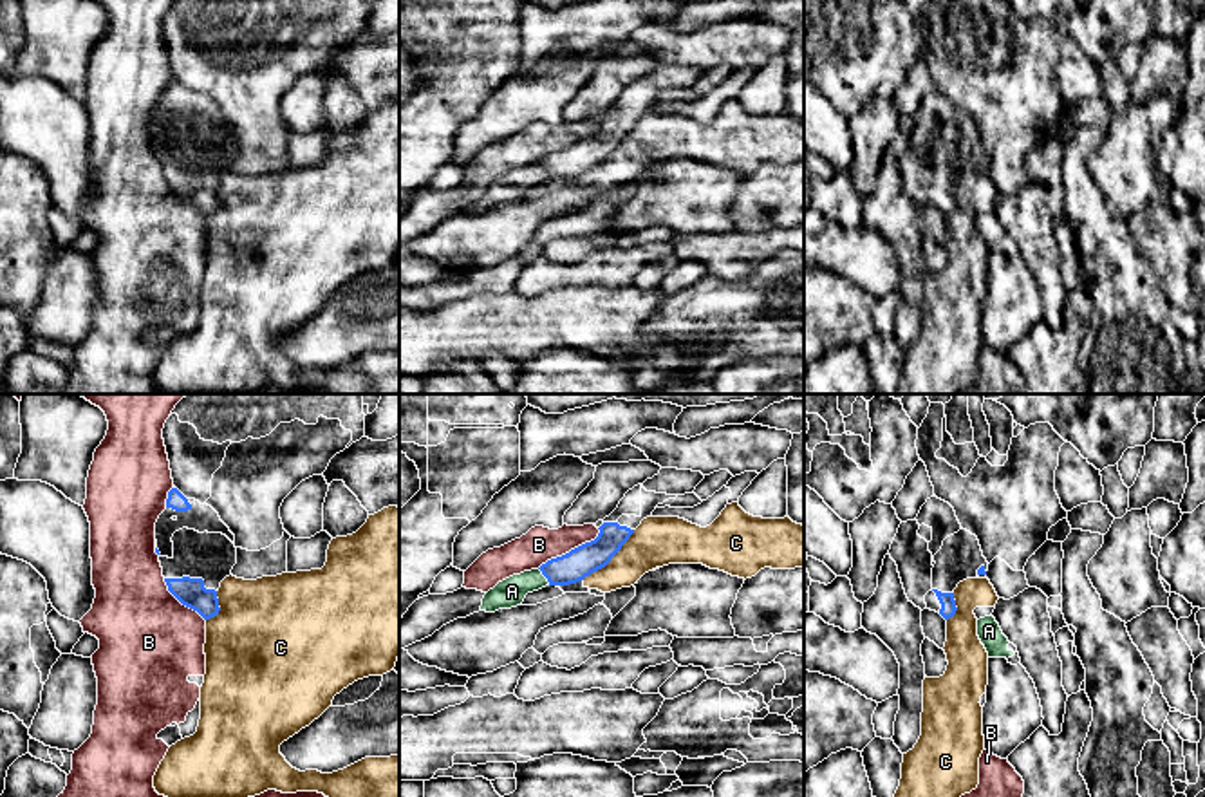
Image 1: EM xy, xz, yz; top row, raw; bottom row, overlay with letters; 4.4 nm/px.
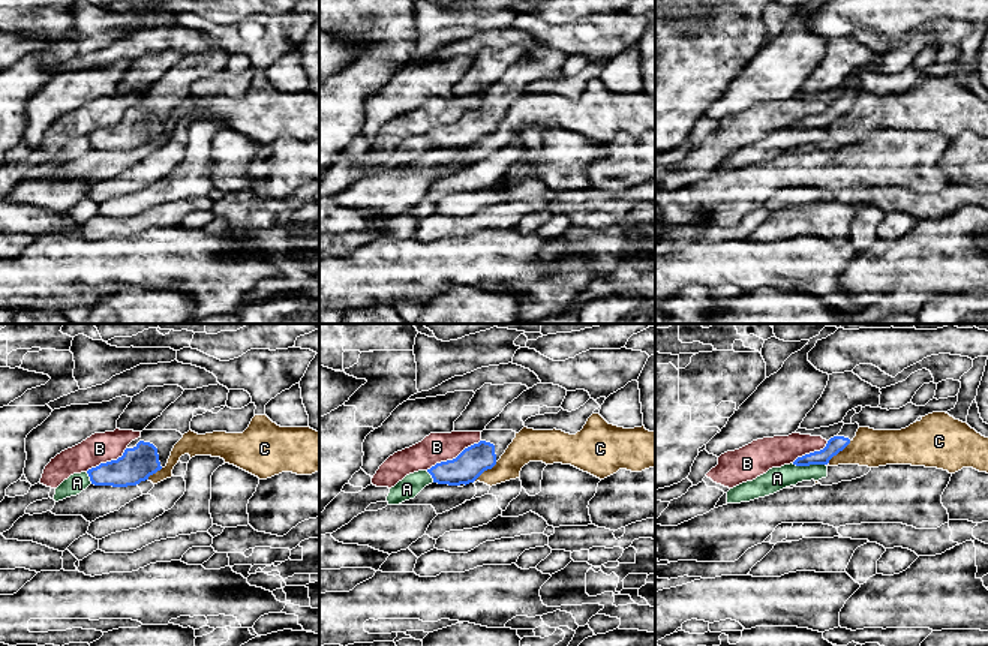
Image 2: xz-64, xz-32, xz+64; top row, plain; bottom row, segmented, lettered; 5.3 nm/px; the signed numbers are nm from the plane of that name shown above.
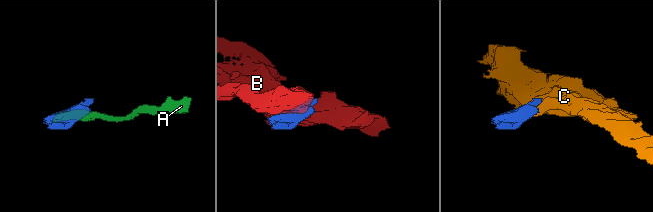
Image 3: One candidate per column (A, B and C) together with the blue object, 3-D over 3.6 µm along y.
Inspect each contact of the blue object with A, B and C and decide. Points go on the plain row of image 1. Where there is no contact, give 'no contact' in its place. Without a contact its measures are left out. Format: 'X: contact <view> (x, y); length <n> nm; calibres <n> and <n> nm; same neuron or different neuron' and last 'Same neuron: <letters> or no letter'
A: contact xz (544, 170); length 90 nm; calibres 140 and 130 nm; different neuron
B: contact xz (571, 145); length 340 nm; calibres 140 and 160 nm; different neuron
C: contact xz (611, 152); length 320 nm; calibres 140 and 220 nm; different neuron
Same neuron: no letter

